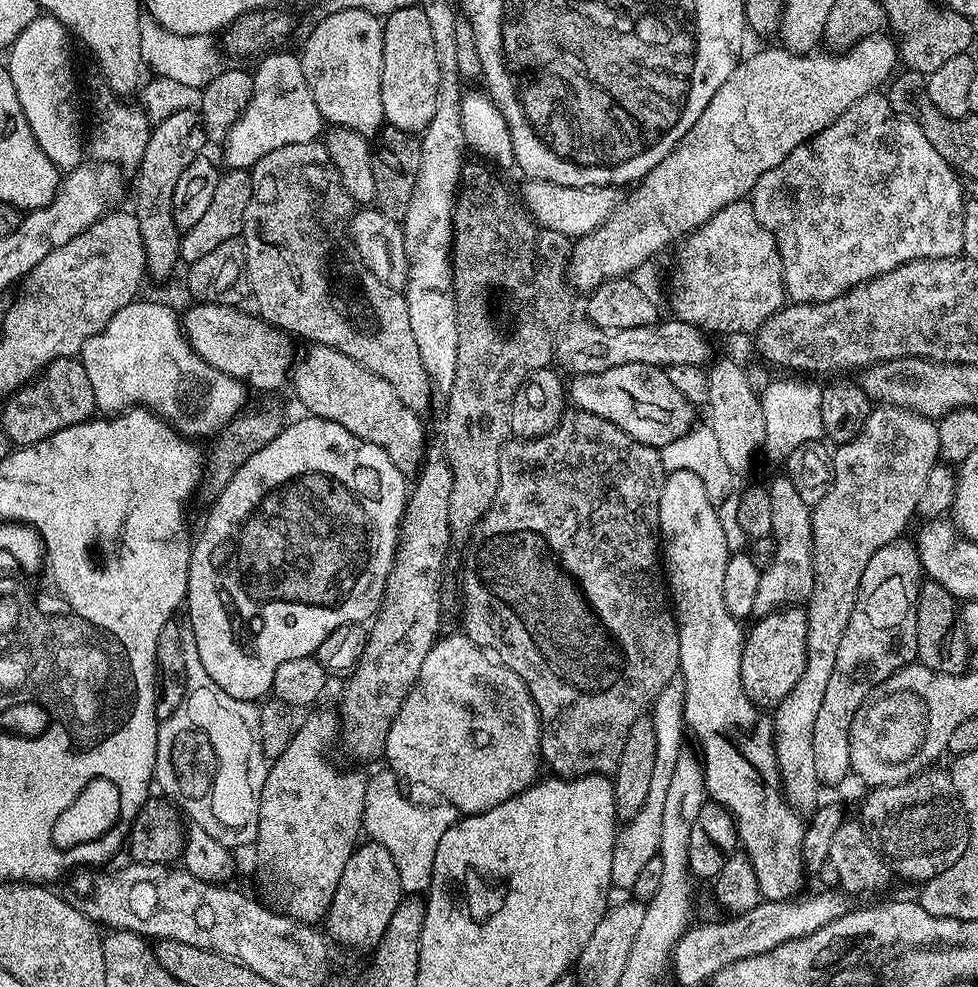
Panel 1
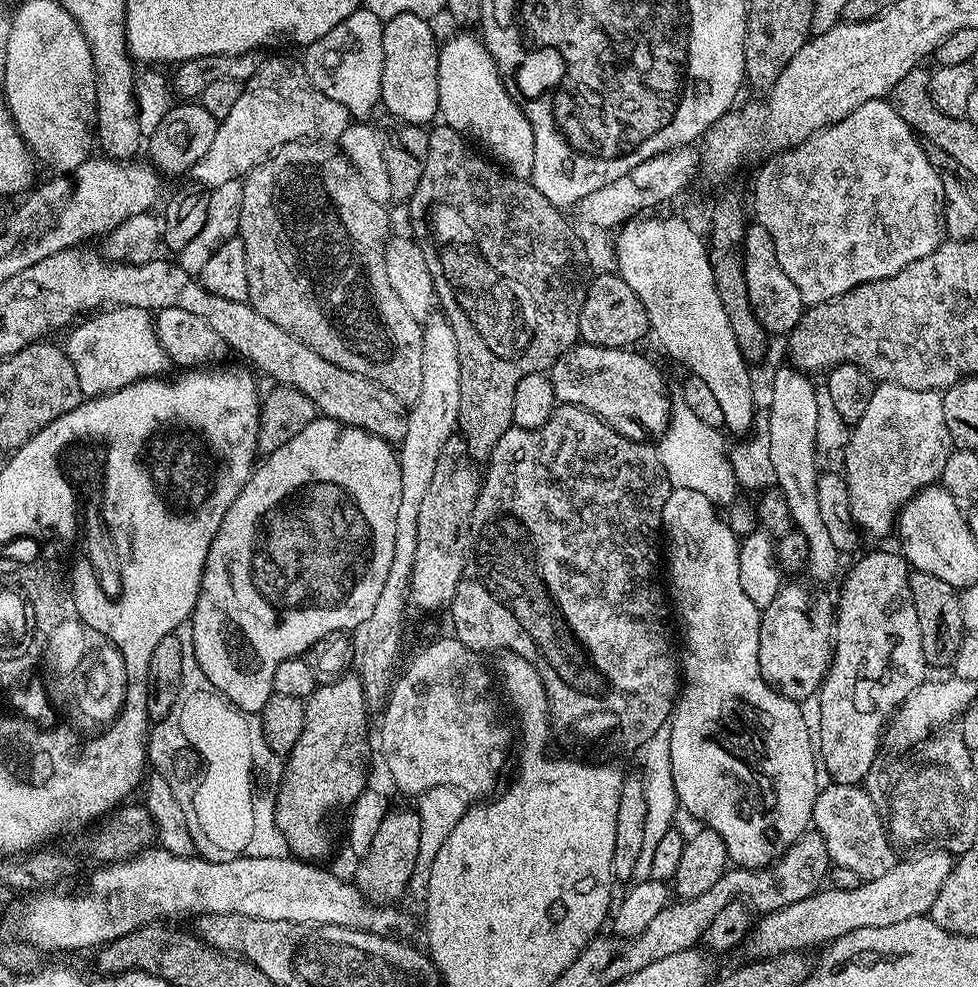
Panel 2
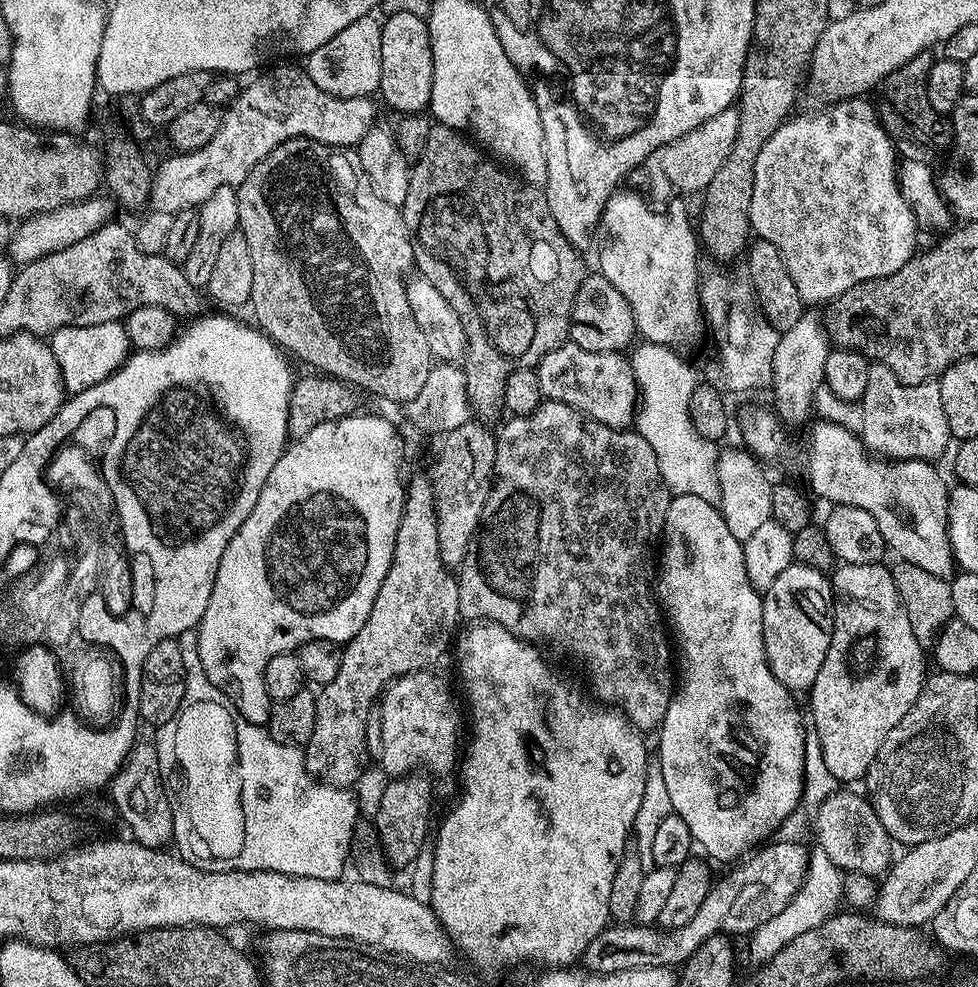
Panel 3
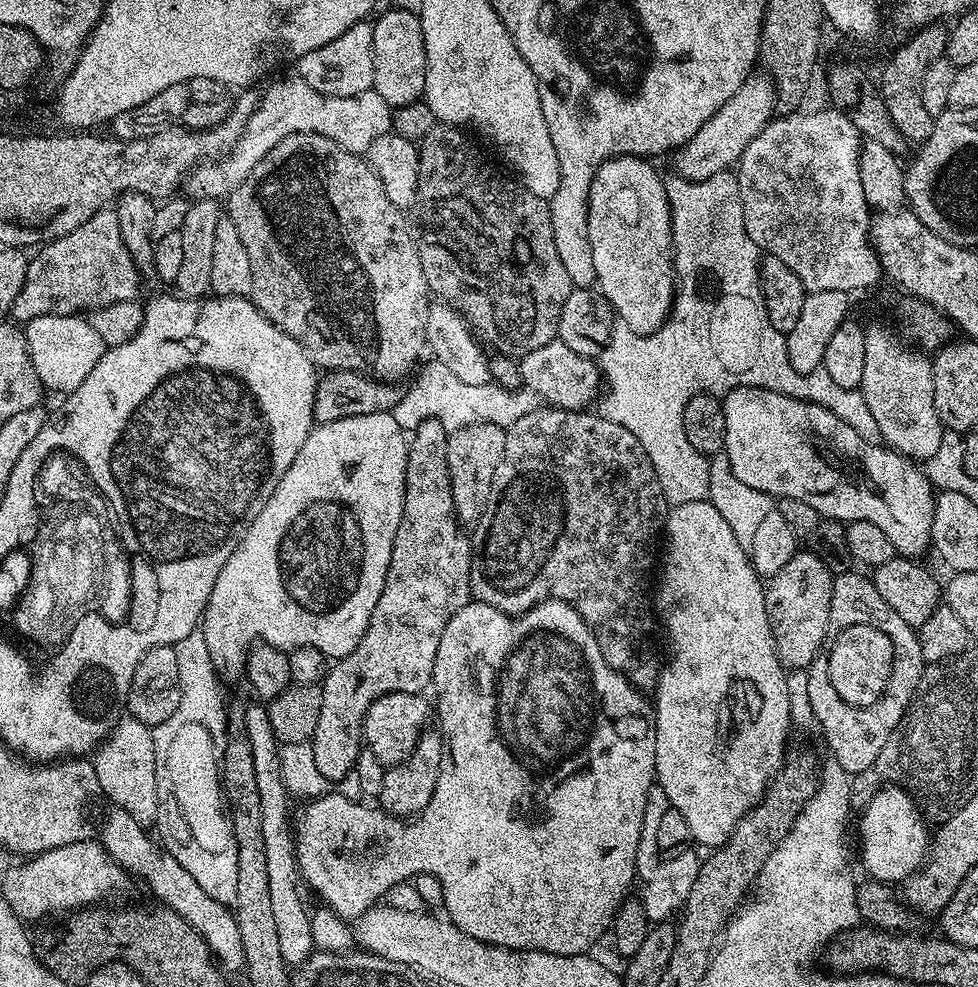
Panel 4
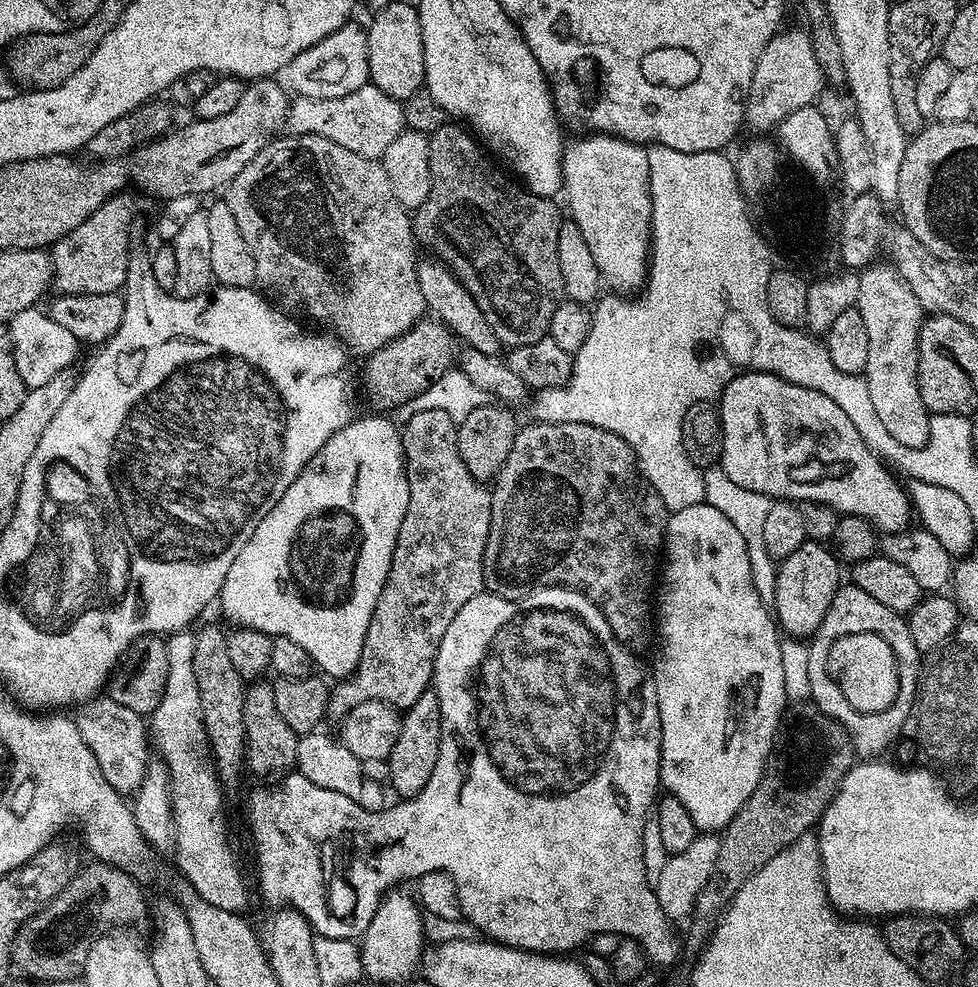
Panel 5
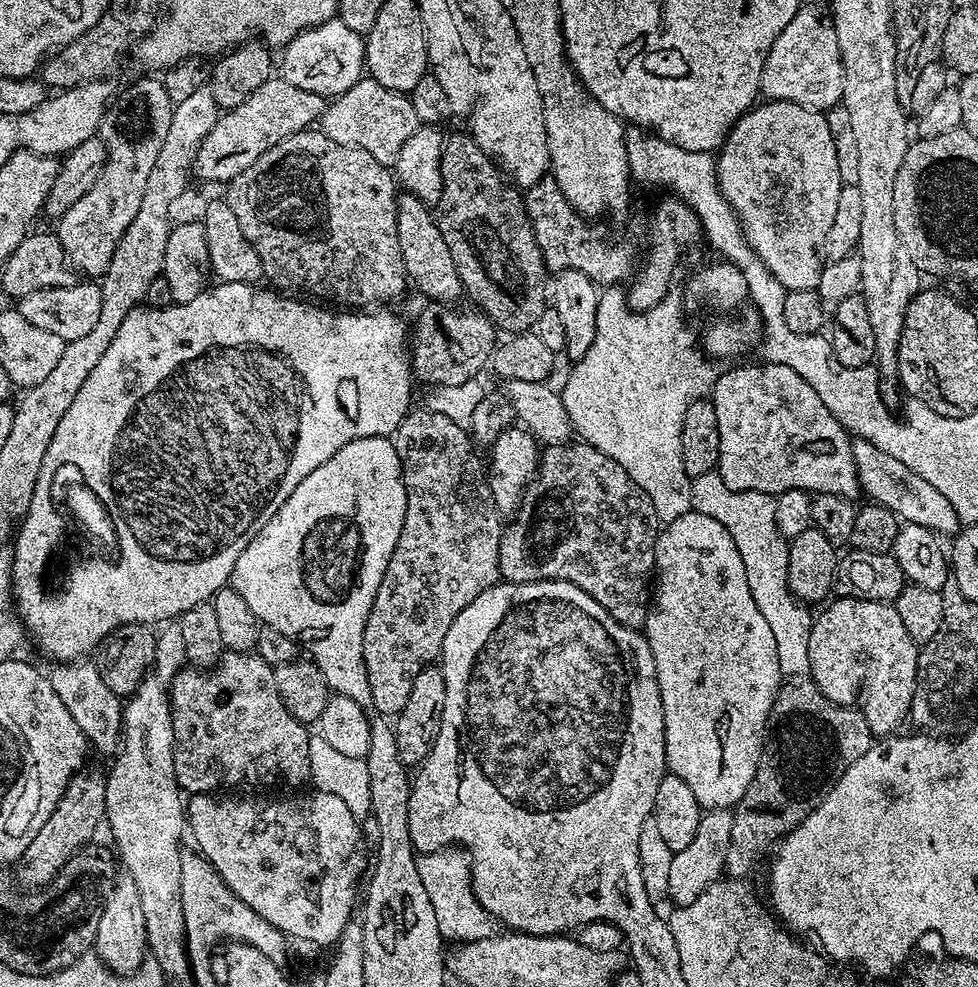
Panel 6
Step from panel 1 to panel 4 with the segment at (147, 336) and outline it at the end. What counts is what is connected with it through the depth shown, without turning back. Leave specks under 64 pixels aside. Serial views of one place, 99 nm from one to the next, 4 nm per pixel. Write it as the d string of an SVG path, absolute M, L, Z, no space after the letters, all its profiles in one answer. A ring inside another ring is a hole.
M83 315L74 316L39 316L27 321L22 331L28 343L28 353L34 362L34 370L41 384L49 393L67 394L78 390L86 382L86 374L98 366L104 357L106 346L94 330L91 319Z

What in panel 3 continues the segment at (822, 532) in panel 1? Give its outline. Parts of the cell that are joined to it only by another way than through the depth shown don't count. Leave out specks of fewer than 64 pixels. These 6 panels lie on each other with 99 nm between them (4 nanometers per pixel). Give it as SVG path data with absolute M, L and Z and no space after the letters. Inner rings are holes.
M873 363L866 378L859 435L869 453L885 460L939 461L950 441L939 383L903 384L890 366Z

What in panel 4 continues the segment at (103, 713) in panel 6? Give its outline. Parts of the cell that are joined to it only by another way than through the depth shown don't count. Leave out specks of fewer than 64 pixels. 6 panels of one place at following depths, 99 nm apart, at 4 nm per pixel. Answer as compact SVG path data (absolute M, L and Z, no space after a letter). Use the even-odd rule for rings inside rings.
M121 717L119 723L97 747L92 761L95 773L98 774L98 782L108 799L126 810L145 828L155 825L159 797L156 790L156 750L152 728L132 717Z

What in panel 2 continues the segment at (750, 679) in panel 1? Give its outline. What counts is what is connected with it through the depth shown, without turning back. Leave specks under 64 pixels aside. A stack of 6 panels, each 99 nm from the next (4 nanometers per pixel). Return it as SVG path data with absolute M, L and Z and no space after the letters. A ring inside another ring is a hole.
M785 583L781 586L774 602L762 609L758 630L761 678L773 692L797 702L805 702L811 696L813 699L819 693L832 662L834 647L833 597L828 597L819 587L804 584Z

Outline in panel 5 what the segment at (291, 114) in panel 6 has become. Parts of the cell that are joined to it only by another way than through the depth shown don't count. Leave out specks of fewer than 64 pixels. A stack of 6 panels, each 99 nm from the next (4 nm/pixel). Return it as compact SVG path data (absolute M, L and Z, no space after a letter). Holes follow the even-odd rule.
M276 78L251 81L245 87L238 106L222 114L222 118L196 118L189 128L176 128L145 143L138 152L137 186L144 192L156 192L160 202L182 198L182 194L204 198L207 192L227 189L228 183L242 174L264 145L285 127L290 96L285 85L278 81Z

